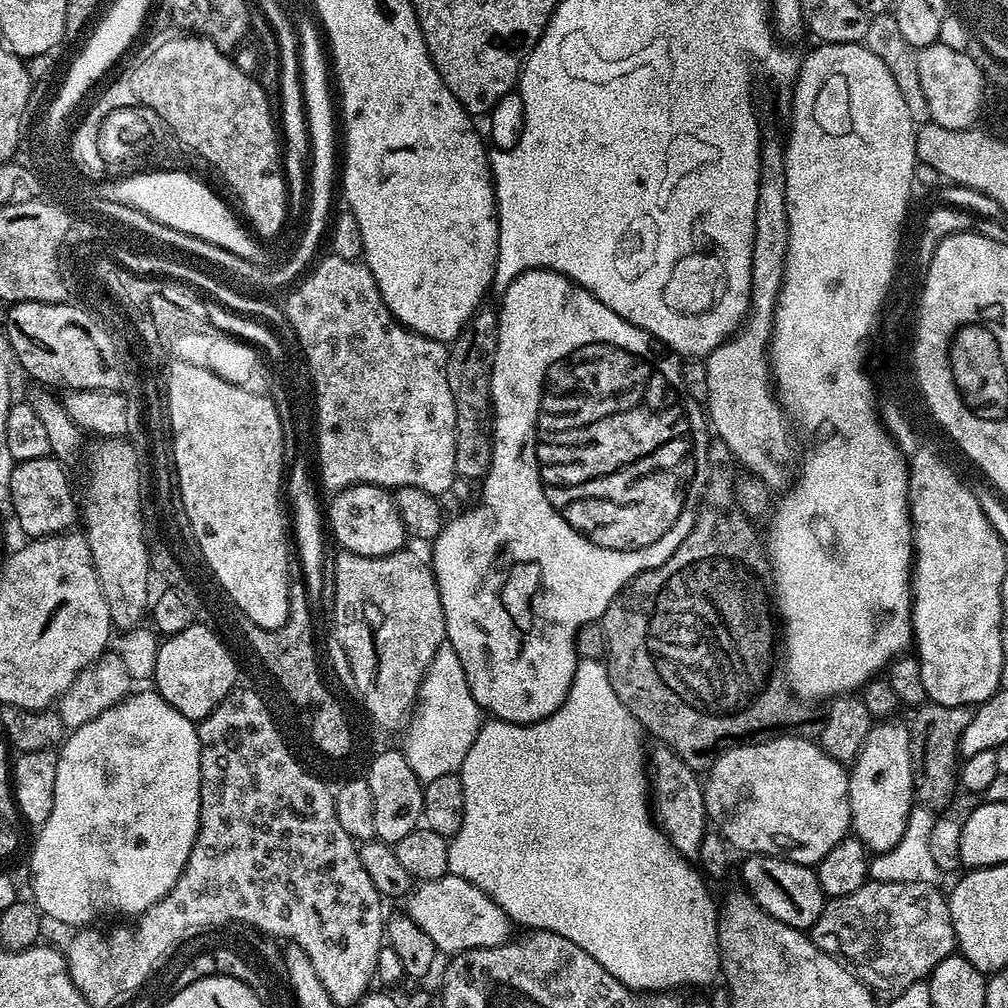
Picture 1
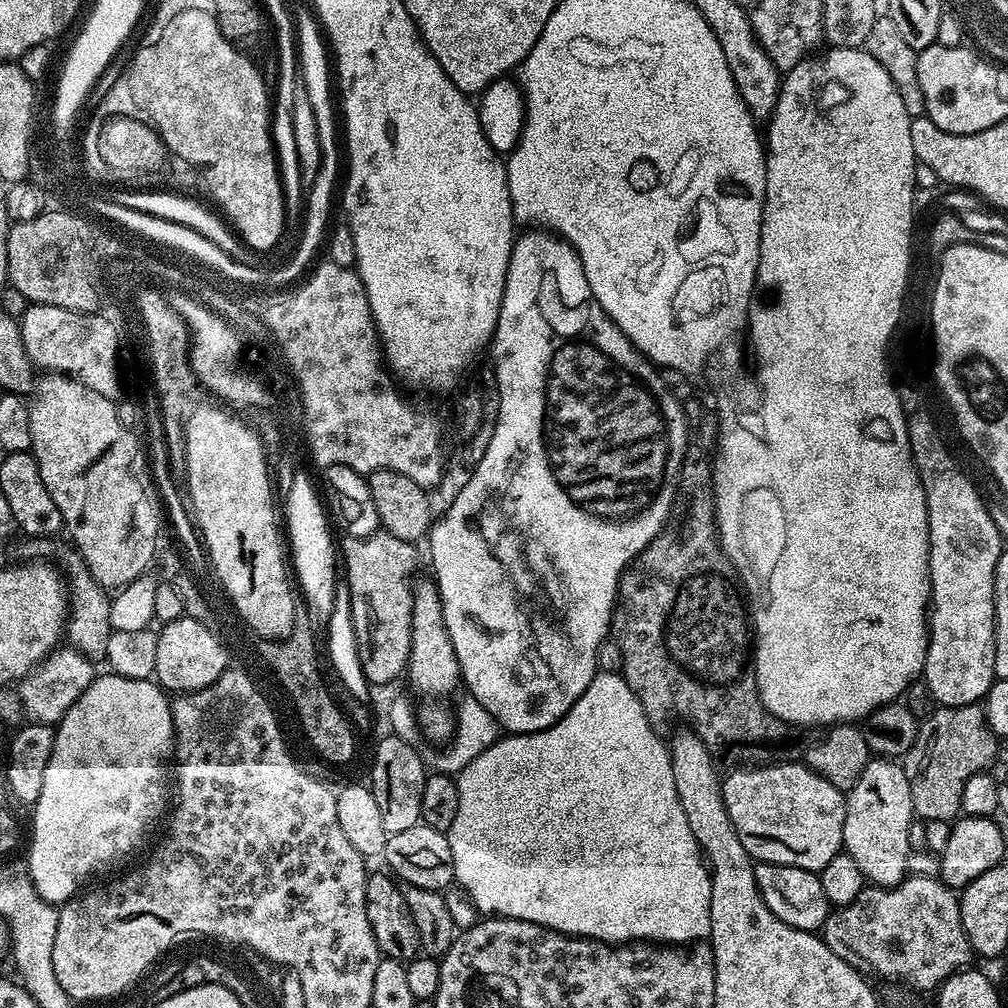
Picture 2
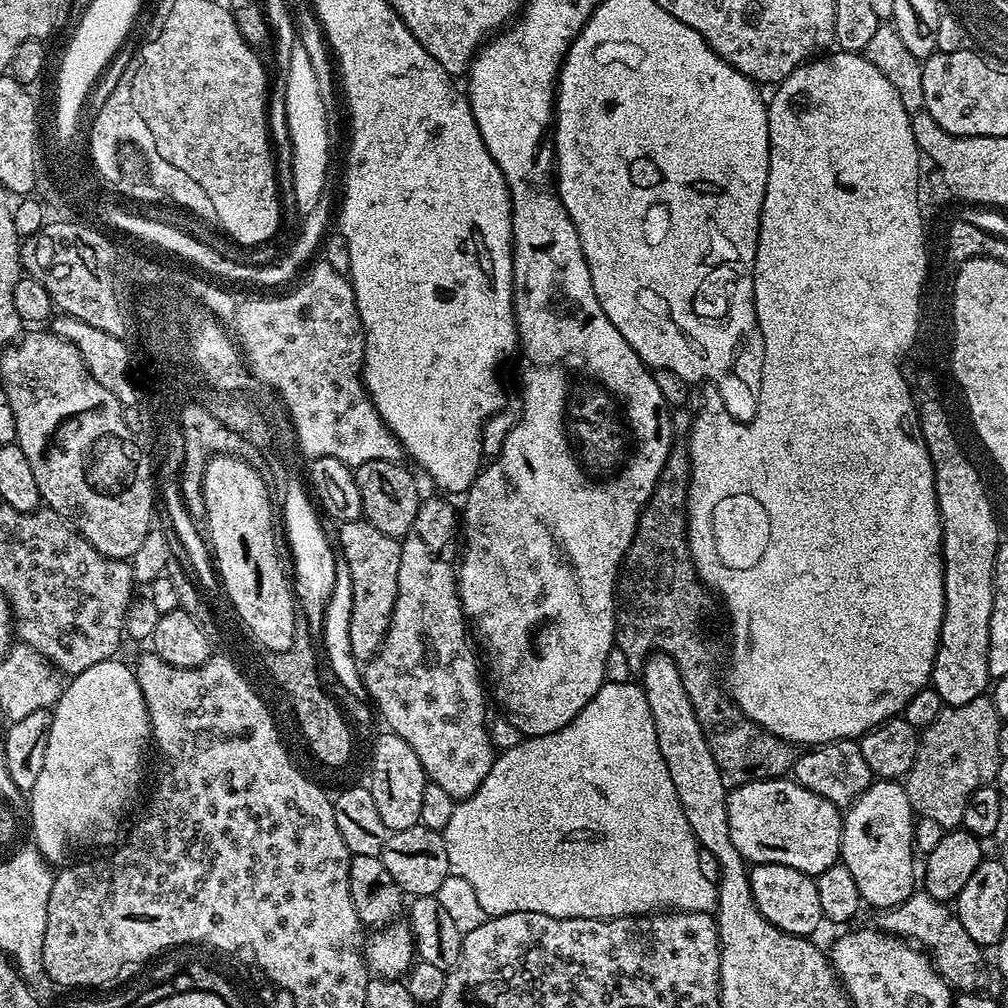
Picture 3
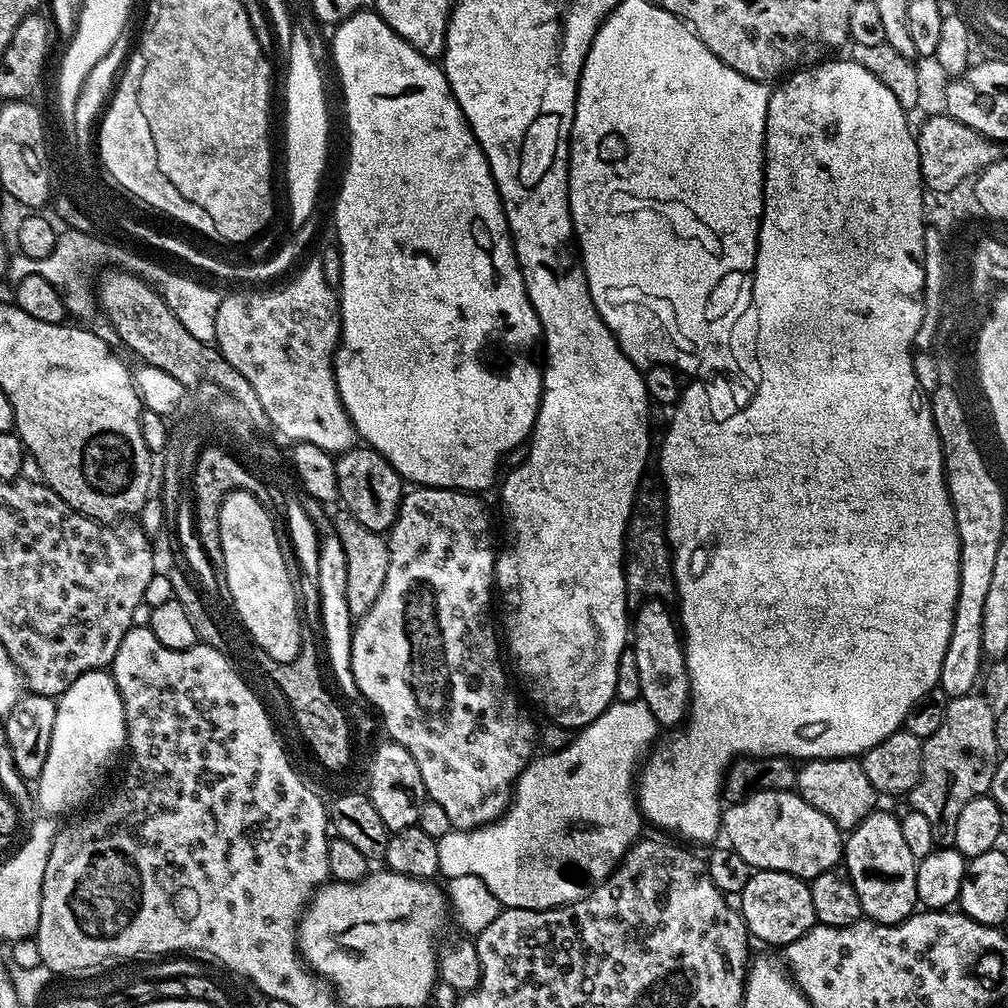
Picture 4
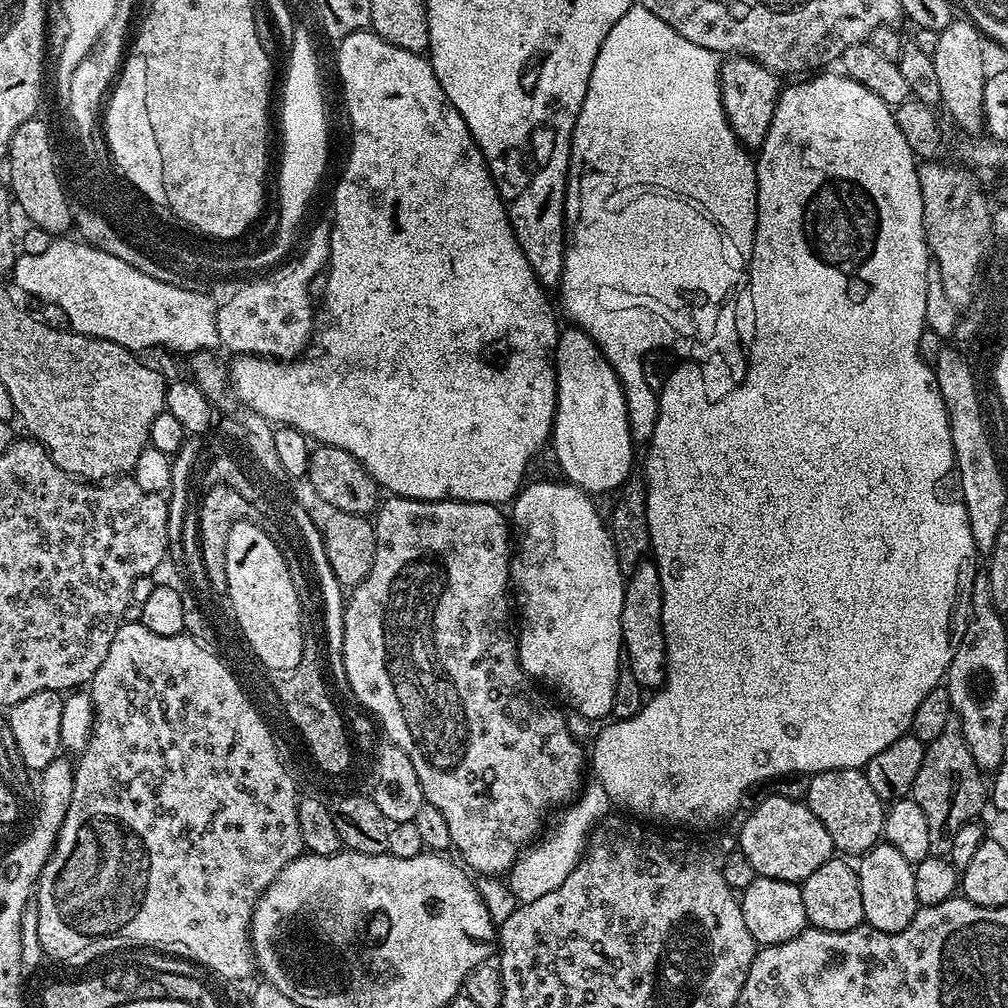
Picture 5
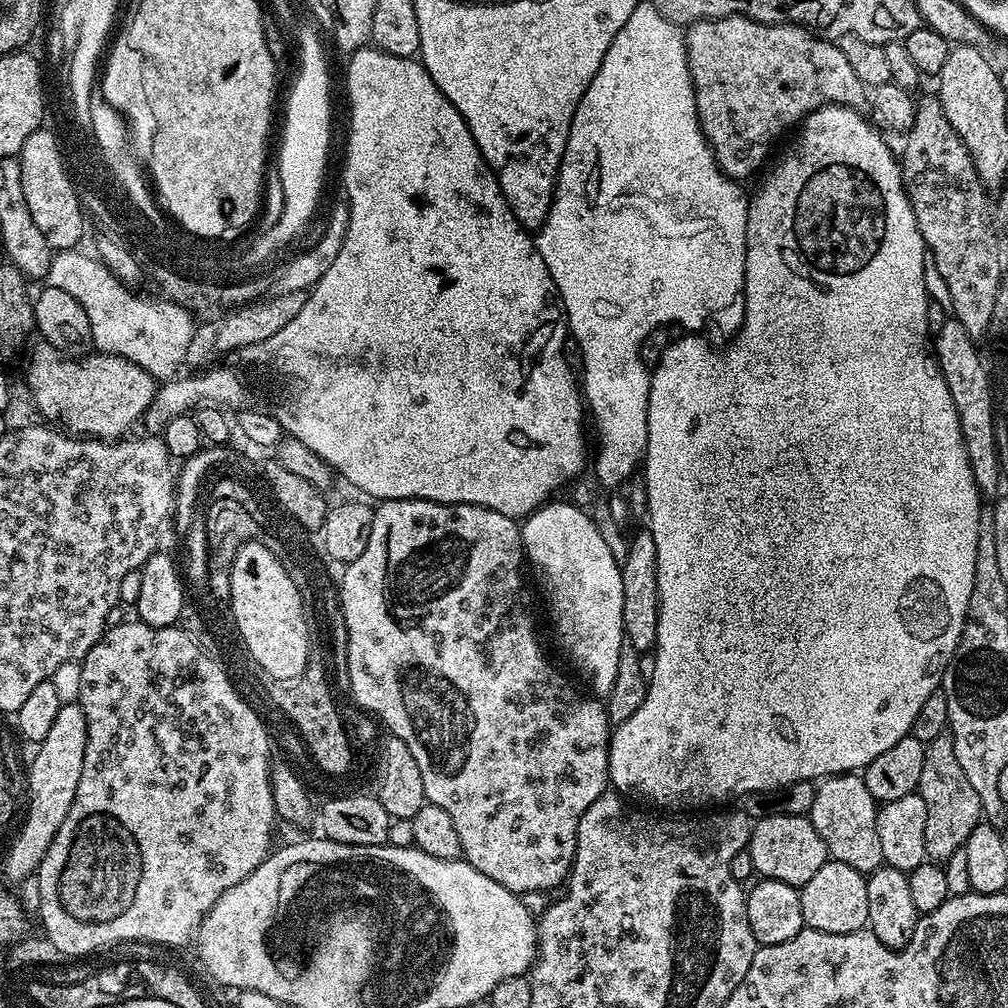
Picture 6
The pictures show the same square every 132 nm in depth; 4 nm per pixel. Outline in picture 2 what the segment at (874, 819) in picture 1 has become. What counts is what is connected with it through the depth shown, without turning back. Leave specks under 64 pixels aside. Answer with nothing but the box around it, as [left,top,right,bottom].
[843,758,914,888]

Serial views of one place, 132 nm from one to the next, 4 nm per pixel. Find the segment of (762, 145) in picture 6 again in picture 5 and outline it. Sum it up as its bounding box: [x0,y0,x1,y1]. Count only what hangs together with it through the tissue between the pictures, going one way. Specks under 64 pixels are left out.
[720,55,782,150]

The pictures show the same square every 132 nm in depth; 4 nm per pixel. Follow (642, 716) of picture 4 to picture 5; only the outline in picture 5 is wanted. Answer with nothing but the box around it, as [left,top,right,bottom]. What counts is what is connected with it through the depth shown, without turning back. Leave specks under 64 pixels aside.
[506,782,610,904]

